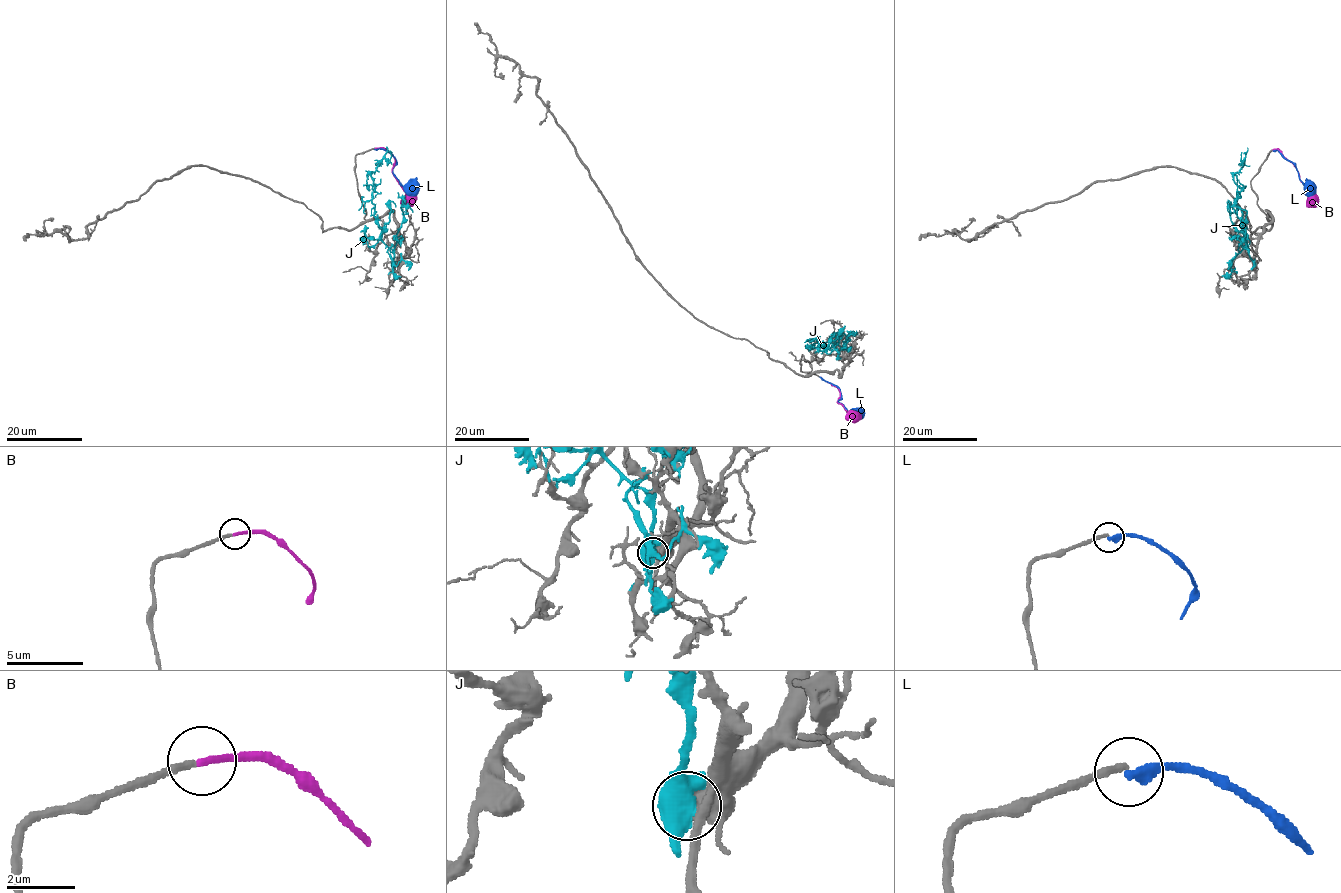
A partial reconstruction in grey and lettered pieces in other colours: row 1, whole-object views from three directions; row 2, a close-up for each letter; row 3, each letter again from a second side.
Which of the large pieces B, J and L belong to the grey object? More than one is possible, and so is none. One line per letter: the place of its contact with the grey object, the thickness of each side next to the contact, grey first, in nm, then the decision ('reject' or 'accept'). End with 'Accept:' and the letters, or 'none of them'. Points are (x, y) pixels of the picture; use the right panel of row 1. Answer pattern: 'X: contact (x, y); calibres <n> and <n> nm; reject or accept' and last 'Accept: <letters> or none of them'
B: contact (1273, 149); calibres 180 and 190 nm; accept
J: contact (1254, 264); calibres 400 and 480 nm; reject
L: contact (1273, 150); calibres 180 and 320 nm; reject
Accept: B

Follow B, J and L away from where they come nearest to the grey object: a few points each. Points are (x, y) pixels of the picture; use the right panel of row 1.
B: (1273, 149), (1278, 149), (1296, 169), (1300, 181), (1311, 193), (1314, 207)
J: (1254, 264), (1242, 211), (1234, 203), (1237, 186), (1233, 174), (1243, 165), (1242, 152)
L: (1273, 150), (1277, 149), (1293, 163), (1305, 188), (1311, 189)

